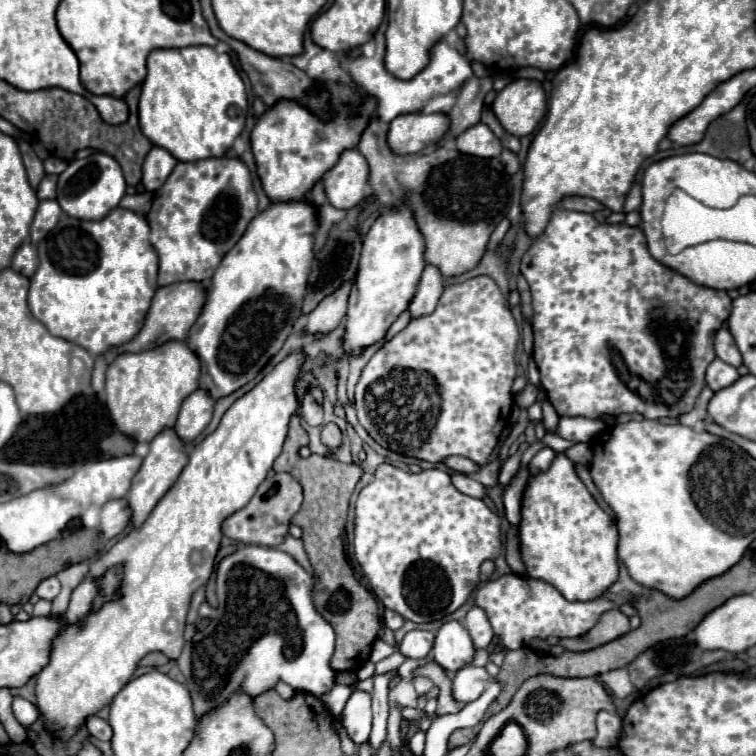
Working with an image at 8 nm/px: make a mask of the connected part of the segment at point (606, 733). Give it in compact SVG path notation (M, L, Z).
M599 712L597 714L597 736L595 736L595 746L617 746L619 738L621 738L621 726L623 720L617 714L609 714L609 712Z

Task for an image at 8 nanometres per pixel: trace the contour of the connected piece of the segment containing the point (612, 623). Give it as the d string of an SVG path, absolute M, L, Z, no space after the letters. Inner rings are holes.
M615 608L615 610L605 612L599 618L599 622L585 636L563 638L559 644L565 650L571 650L571 652L587 652L587 650L593 650L593 648L597 648L601 644L607 644L607 642L627 634L629 630L631 630L629 628L629 618Z

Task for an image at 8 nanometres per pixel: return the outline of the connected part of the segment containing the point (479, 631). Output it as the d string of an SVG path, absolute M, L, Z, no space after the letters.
M473 606L467 612L467 616L463 620L463 626L469 630L471 640L473 640L473 644L477 648L487 648L491 644L491 640L493 640L493 628L489 624L487 614L479 606Z

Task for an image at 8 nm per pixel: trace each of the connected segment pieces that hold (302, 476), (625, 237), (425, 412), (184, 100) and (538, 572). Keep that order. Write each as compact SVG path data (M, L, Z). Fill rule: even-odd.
M291 434L287 436L285 444L283 444L283 450L281 454L277 456L275 464L273 464L273 470L275 472L289 472L301 486L303 486L303 504L301 504L301 510L291 518L291 524L297 524L301 526L303 530L303 546L305 546L305 552L309 556L309 562L313 566L313 572L315 572L315 586L313 586L313 604L317 608L317 612L333 626L335 630L335 636L337 636L337 646L335 646L335 654L333 654L333 660L331 660L331 666L333 668L345 668L345 670L353 670L357 672L357 668L361 668L367 660L369 660L369 652L371 652L371 644L375 642L375 636L377 636L377 630L379 630L379 616L377 616L377 600L375 596L355 580L353 576L353 570L345 558L345 552L343 552L343 538L341 538L341 532L345 528L345 522L347 522L347 508L349 508L349 498L355 490L355 484L357 480L361 478L361 468L355 466L355 464L343 464L343 462L337 462L337 460L331 460L331 458L325 458L325 456L319 456L319 454L311 454L309 458L301 458L297 454L299 450L299 434Z
M555 208L553 216L545 228L545 232L533 240L531 248L521 258L521 274L525 276L531 298L533 298L533 358L541 374L543 388L547 392L549 402L557 410L559 416L585 416L585 418L599 418L601 414L623 414L623 412L639 412L649 420L657 420L663 416L677 418L685 412L693 410L695 398L705 386L705 368L715 358L713 350L713 336L721 328L721 324L729 318L731 312L731 298L723 290L713 290L695 280L679 274L677 270L657 262L649 250L645 234L639 226L625 226L625 224L601 224L591 214Z
M489 276L447 286L431 314L413 318L399 334L385 342L363 368L355 386L355 412L361 426L377 444L403 456L443 462L455 454L485 466L511 416L517 342L517 324L507 308L505 296Z
M211 46L161 48L147 58L147 76L139 98L139 128L153 142L165 148L179 162L199 162L205 158L221 158L233 146L247 120L247 92L229 54L219 54Z
M557 454L547 472L527 482L519 542L527 576L555 586L571 602L595 600L617 580L617 526L579 480L565 454Z

